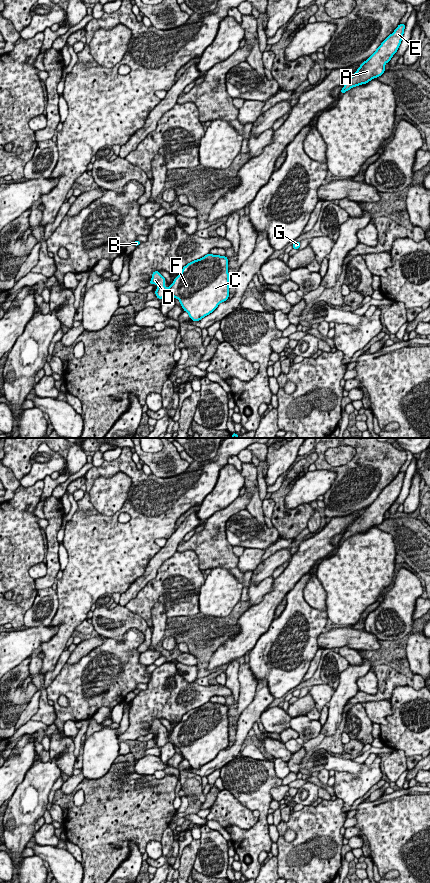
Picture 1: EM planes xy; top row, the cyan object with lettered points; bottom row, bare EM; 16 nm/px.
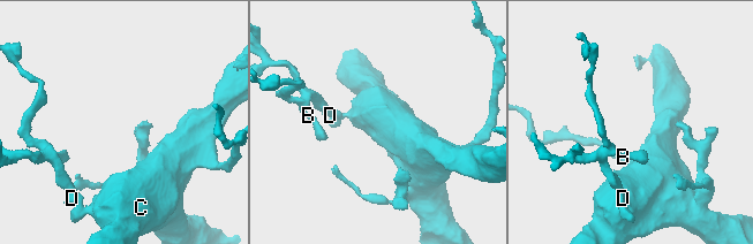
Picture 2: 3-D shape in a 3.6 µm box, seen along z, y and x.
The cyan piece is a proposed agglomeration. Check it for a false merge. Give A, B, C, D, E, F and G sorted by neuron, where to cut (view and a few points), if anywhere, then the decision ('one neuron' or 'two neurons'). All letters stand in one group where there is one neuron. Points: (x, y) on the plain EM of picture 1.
groups A B C D E F G; cut none; one neuron

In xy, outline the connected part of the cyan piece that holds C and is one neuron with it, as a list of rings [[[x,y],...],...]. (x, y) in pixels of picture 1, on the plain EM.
[[[209,701],[184,714],[168,736],[165,729],[160,720],[153,720],[150,732],[158,733],[157,746],[172,743],[180,749],[190,767],[199,769],[229,745],[228,707]]]

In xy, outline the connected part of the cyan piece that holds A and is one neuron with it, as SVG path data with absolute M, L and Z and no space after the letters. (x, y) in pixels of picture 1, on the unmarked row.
M399 472L395 479L389 483L358 518L349 526L341 538L341 542L349 537L368 531L370 528L381 524L385 519L385 512L397 500L404 482L405 472Z

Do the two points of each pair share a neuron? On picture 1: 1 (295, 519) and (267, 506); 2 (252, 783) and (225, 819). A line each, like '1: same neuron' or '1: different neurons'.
1: different neurons
2: different neurons

